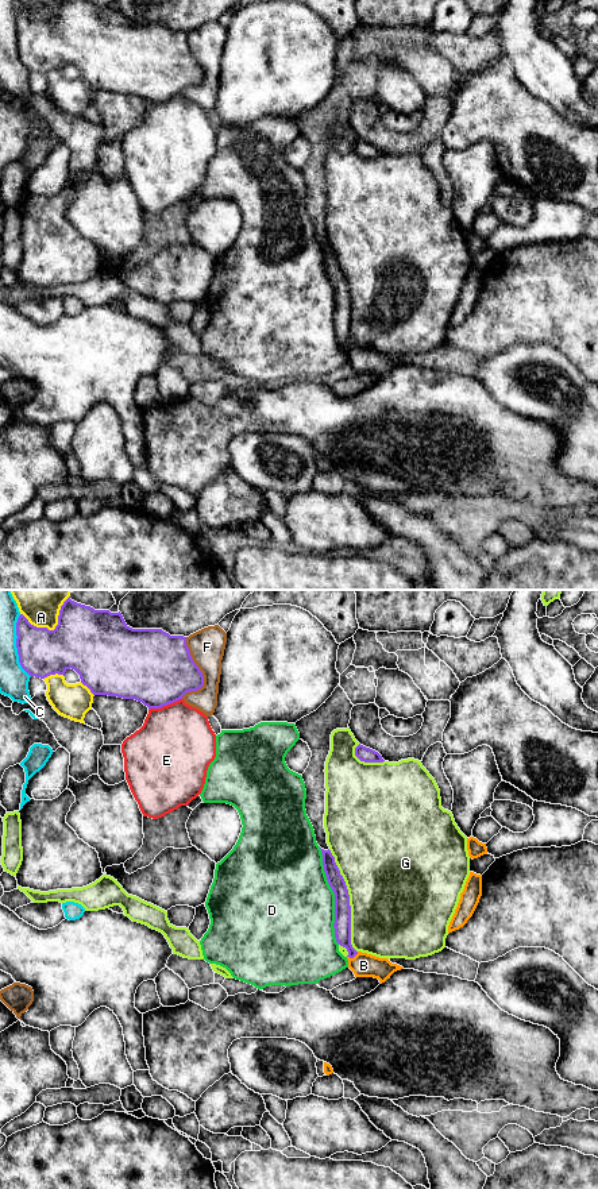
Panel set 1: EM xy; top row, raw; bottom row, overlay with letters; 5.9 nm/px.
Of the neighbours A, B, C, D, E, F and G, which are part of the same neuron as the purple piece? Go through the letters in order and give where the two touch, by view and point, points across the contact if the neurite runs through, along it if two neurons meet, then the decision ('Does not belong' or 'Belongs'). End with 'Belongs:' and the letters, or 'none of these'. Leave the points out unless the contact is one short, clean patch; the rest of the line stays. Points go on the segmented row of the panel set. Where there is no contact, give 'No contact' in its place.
A: Touches purple at xy (54, 629). Does not belong
B: Touches purple at xy (352, 957). Path across: xy (342, 925), (343, 938), (352, 957), (363, 965). Belongs
C: Touches purple at xy (16, 645). Does not belong
D: Touches purple at xy (335, 896). Does not belong
E: Touches purple at xy (165, 705). Does not belong
F: Touches purple at xy (201, 672). Does not belong
G: Touches purple at xy (348, 900). Does not belong
Belongs: B

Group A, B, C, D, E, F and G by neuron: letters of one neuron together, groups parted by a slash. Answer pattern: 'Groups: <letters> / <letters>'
Groups: A / B / C / D / E / F / G

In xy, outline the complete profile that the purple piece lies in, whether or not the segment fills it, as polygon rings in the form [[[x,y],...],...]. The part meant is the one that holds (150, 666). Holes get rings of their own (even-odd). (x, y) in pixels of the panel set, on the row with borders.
[[[70,597],[61,606],[58,625],[54,630],[36,628],[20,614],[16,622],[16,636],[19,663],[30,676],[45,679],[55,673],[65,675],[72,668],[93,695],[135,699],[147,706],[148,710],[174,703],[182,699],[186,692],[197,691],[204,686],[202,672],[190,656],[186,637],[170,636],[162,629],[132,629],[126,624],[120,611],[94,610],[72,601]]]

